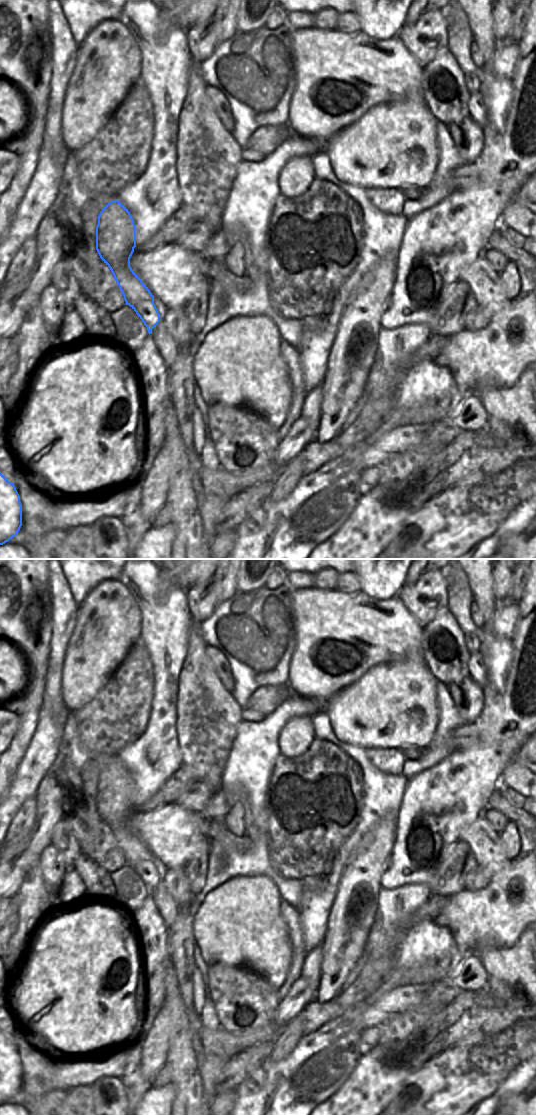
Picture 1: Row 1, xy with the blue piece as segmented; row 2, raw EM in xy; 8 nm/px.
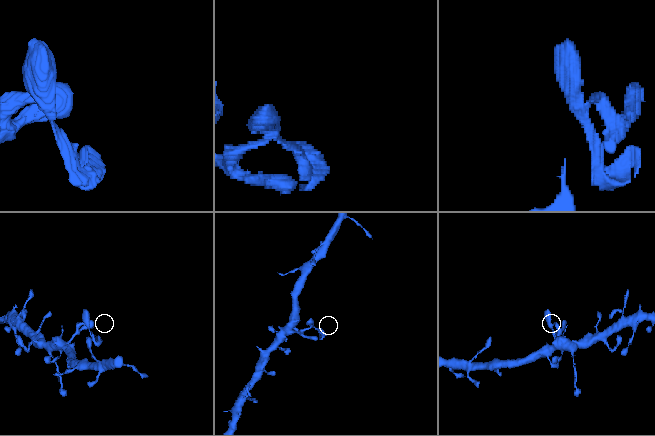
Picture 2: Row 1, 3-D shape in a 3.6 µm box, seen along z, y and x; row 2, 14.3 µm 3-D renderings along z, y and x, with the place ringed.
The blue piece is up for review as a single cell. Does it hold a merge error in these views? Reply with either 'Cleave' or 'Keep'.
Cleave.

